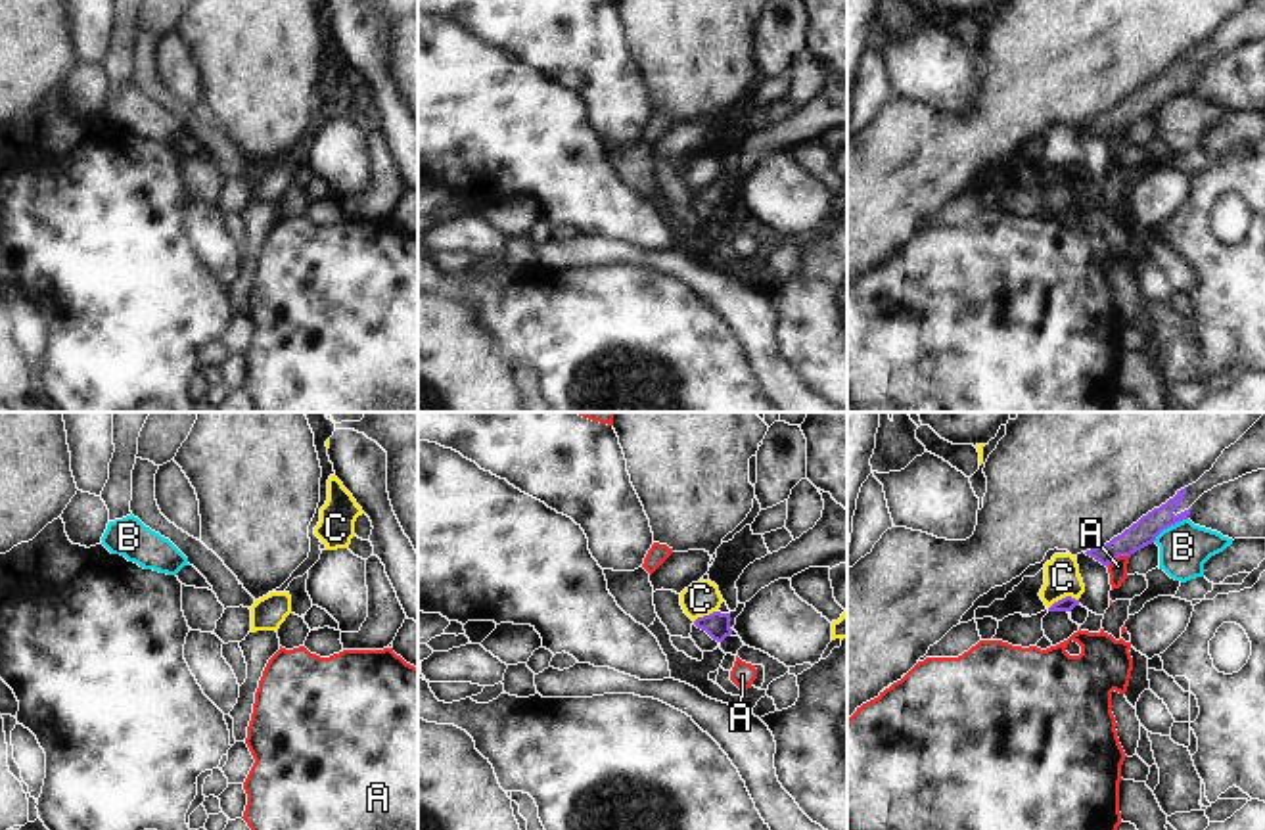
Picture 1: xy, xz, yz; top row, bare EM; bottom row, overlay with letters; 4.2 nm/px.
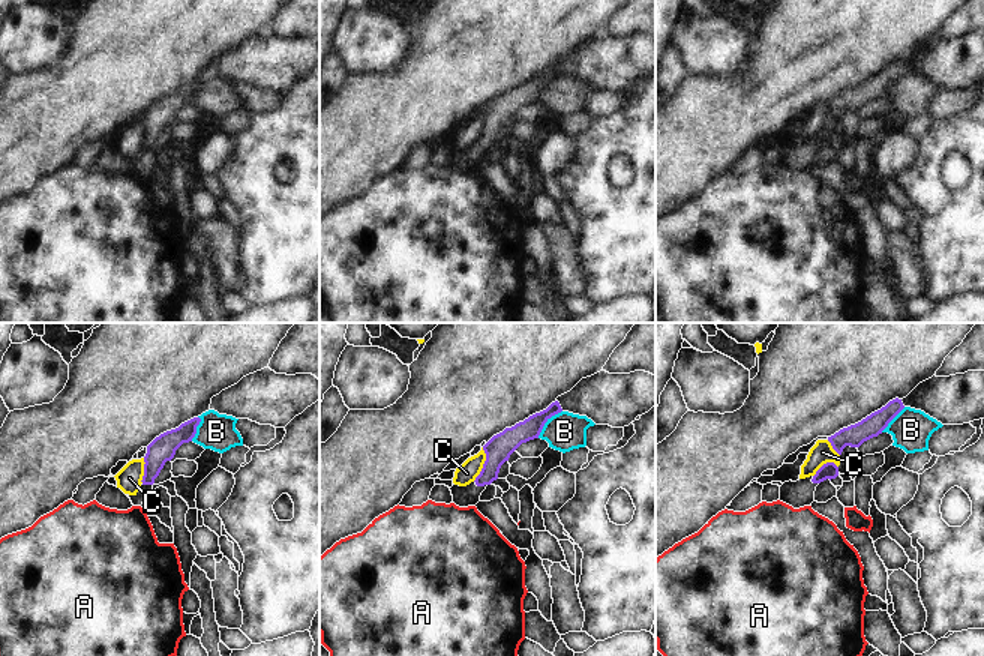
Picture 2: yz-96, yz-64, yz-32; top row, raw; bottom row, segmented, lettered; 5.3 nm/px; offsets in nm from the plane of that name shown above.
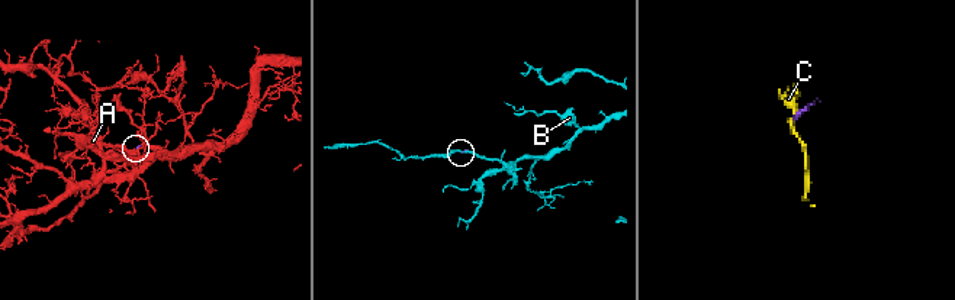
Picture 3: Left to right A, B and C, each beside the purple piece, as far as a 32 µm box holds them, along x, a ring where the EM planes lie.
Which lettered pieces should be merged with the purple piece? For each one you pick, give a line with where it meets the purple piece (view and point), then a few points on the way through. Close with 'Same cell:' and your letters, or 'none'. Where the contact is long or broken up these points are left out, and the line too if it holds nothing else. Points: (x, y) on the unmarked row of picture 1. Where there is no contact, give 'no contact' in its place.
Same cell: none

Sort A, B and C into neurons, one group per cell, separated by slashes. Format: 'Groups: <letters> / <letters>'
Groups: A / B / C

